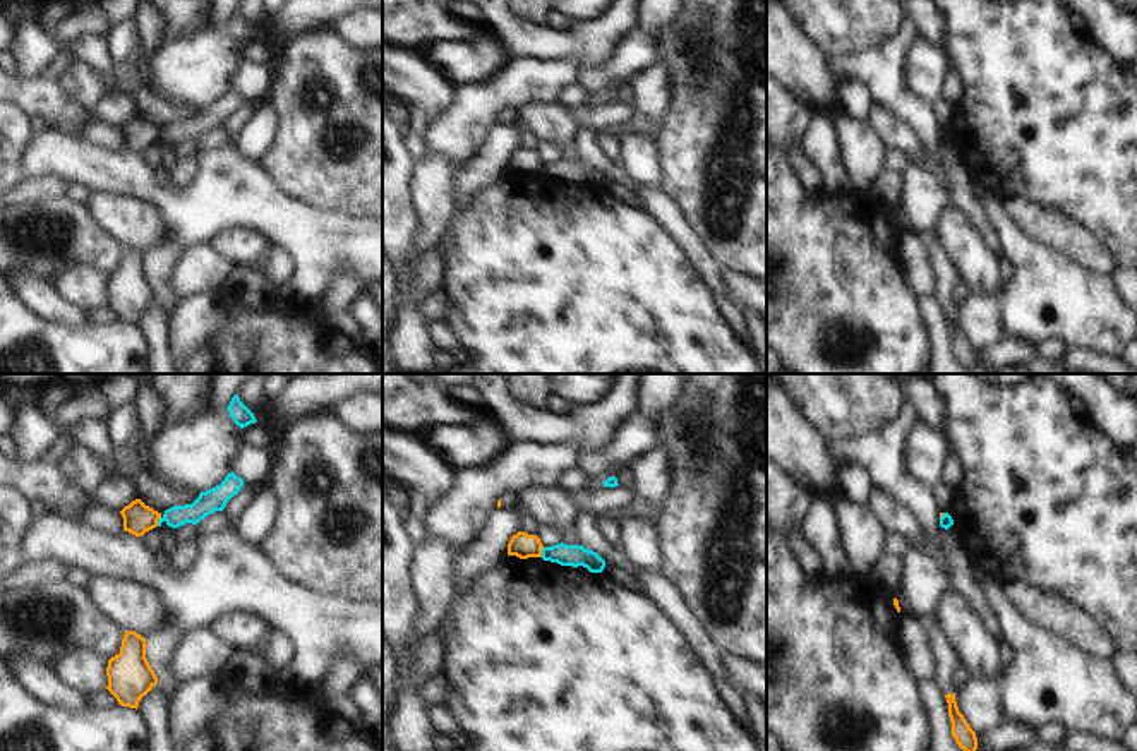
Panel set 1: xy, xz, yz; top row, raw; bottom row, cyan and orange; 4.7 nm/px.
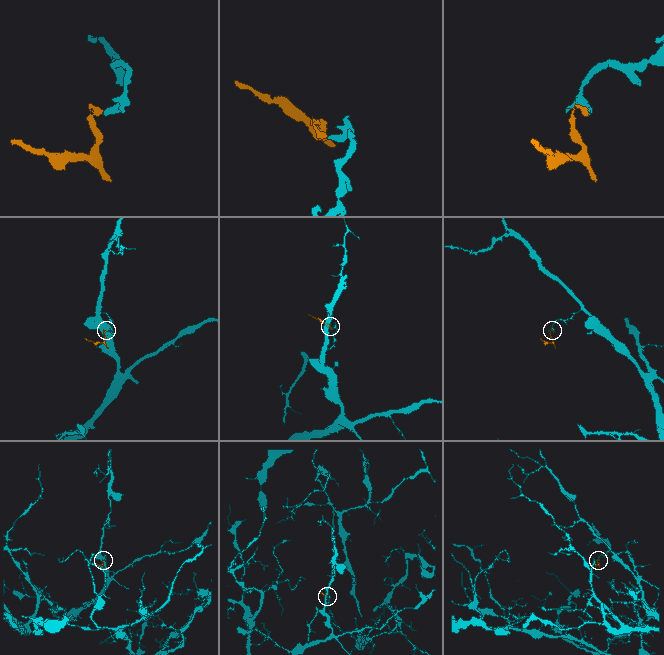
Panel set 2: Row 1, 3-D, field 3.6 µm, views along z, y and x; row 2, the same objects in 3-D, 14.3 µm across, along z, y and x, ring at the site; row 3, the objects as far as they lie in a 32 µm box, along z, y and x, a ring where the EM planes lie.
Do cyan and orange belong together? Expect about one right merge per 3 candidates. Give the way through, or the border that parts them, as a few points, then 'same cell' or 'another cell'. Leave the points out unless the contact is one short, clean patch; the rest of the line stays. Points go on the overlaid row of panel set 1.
border along xz (544, 547), (541, 556); another cell

